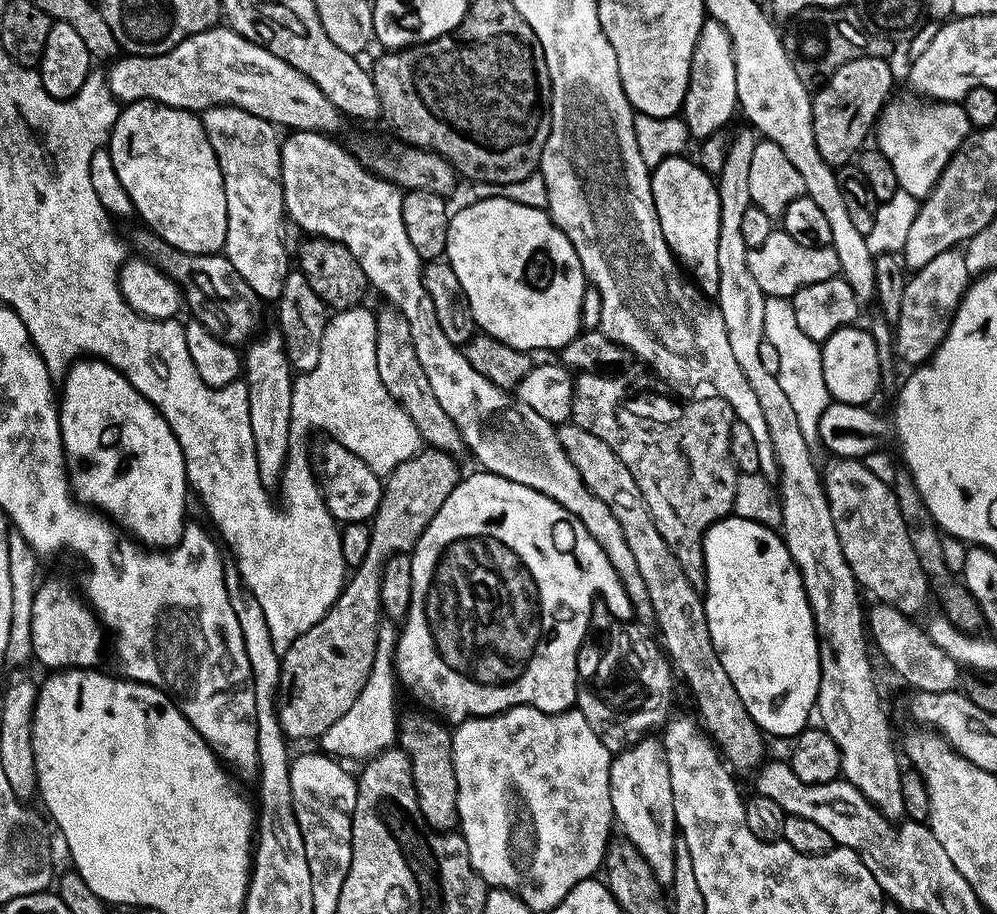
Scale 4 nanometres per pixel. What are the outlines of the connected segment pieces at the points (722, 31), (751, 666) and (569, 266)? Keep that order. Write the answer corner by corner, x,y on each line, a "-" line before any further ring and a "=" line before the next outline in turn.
708,18
705,19
698,34
698,42
694,46
682,119
688,125
689,133
693,137
703,138
721,131
725,127
723,124
732,115
737,115
737,112
734,50
730,42
730,34
726,34
726,26
=
729,514
704,531
704,561
706,582
702,599
710,642
714,642
714,650
722,666
726,666
726,674
730,674
730,682
734,682
738,698
742,698
752,721
769,737
799,736
809,727
808,715
813,715
816,707
820,651
814,614
810,610
798,566
784,545
783,535
764,524
=
501,196
473,199
473,204
451,213
448,222
446,259
454,266
462,290
470,302
476,327
483,335
498,338
506,346
531,353
532,348
559,350
582,331
580,315
584,312
586,277
582,262
564,231
552,220
544,208
522,206

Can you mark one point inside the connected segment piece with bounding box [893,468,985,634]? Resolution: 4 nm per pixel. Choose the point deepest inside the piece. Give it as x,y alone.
961,609

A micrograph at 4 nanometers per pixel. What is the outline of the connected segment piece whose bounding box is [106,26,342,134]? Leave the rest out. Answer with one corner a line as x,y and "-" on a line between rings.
227,26
194,34
166,54
121,55
112,66
106,72
108,85
117,101
124,104
155,100
167,108
185,108
197,114
220,104
233,104
281,129
298,132
332,134
342,121
342,113
306,74

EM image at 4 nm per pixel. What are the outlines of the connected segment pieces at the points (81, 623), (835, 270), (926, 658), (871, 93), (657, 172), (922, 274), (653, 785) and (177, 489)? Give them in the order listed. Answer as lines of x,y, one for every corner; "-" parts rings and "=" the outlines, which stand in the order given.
60,580
39,585
34,598
34,618
30,622
32,655
44,670
96,668
104,648
105,629
97,615
79,595
76,596
=
774,230
766,242
757,248
749,248
748,265
750,274
754,274
754,279
758,281
758,286
762,286
764,295
783,296
791,298
802,286
810,286
814,282
826,282
830,278
840,276
840,263
838,254
832,247
811,248
802,246
802,242
794,242
790,234
782,230
=
873,603
866,612
866,626
870,631
870,640
884,660
909,684
909,689
917,692
951,692
961,683
962,668
956,663
942,646
938,646
928,636
923,627
920,628
915,619
900,613
889,604
=
863,56
846,62
815,89
812,96
814,146
827,164
843,166
865,147
864,139
873,131
892,92
892,68
883,56
=
683,155
667,156
651,169
654,210
662,226
662,234
673,256
686,269
697,288
705,296
715,297
718,290
718,226
720,203
716,180
699,163
684,160
=
951,248
938,258
930,258
926,266
915,269
909,275
906,294
902,297
902,314
894,326
895,353
908,366
927,364
932,355
942,346
952,325
952,315
958,310
970,277
966,270
963,251
=
643,738
631,744
621,752
615,753
610,766
610,802
615,823
622,831
623,839
629,840
646,858
654,878
661,886
671,885
676,869
676,841
678,829
674,818
674,794
670,791
670,766
666,762
663,743
659,739
=
81,358
69,367
68,375
63,377
64,397
59,397
58,411
60,413
60,433
64,443
64,459
68,462
68,482
72,489
72,495
81,504
87,504
89,508
104,513
113,524
119,526
129,537
135,538
141,545
151,546
156,550
167,550
176,547
184,537
184,499
190,496
190,485
186,466
184,465
184,455
182,446
178,446
178,438
172,433
172,428
162,418
162,414
153,404
123,376
116,368
109,366
104,360
95,358

